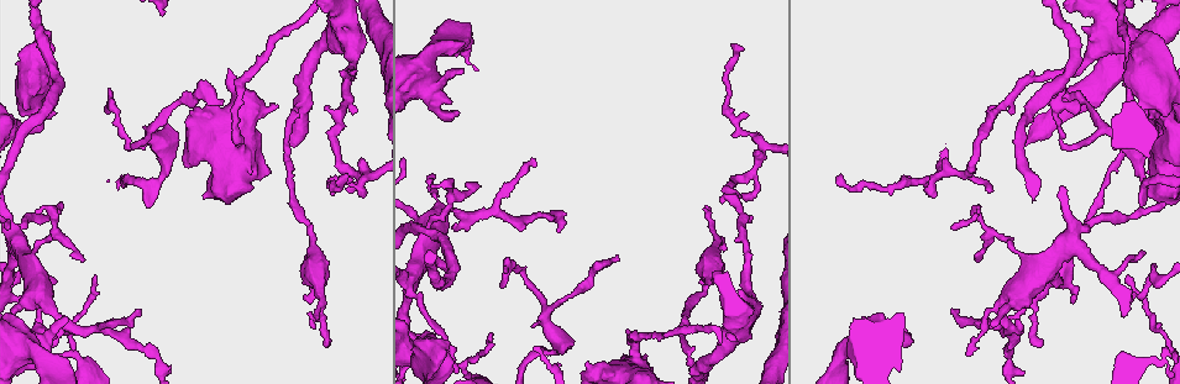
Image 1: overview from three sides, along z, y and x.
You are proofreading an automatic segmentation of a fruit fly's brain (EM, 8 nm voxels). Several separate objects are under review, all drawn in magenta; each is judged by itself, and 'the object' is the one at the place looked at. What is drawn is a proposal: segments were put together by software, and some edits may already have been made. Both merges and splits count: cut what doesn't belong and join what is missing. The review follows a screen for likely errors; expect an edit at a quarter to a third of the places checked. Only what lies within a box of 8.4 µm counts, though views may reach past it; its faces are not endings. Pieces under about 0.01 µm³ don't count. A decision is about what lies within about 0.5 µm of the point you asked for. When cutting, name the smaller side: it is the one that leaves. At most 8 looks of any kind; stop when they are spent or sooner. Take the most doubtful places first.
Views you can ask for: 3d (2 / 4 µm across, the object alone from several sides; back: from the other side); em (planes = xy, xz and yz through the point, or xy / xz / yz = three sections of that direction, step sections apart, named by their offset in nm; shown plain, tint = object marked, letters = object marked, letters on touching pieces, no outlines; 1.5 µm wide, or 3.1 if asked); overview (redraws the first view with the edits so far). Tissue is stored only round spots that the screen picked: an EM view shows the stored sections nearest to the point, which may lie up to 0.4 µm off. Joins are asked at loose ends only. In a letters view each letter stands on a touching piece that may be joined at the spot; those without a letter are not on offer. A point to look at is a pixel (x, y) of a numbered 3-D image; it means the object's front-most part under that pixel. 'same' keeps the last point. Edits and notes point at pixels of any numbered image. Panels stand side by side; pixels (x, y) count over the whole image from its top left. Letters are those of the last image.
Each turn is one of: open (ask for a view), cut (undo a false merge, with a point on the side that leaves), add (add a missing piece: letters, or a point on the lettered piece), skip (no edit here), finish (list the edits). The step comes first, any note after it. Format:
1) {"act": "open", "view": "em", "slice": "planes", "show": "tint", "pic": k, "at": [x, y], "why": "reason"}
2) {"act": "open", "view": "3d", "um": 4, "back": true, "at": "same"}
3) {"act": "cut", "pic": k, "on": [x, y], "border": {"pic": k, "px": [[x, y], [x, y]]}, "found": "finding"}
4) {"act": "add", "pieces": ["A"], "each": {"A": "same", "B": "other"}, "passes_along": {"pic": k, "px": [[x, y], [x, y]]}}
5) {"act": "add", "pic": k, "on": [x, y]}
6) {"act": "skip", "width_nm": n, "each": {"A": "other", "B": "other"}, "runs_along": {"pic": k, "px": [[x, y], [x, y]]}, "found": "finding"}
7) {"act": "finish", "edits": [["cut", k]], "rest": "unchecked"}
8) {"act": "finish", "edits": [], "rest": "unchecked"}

{"act": "open", "view": "em", "slice": "planes", "show": "letters", "pic": 1, "at": [1142, 204], "why": "an open end"}

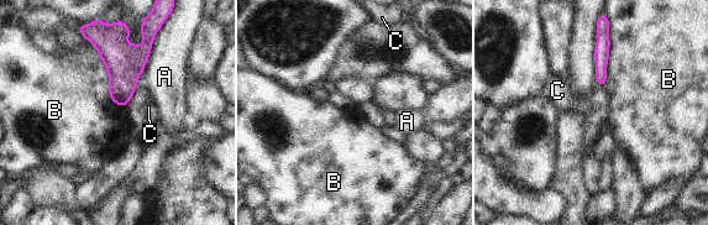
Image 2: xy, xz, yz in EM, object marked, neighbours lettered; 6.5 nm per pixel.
{"act": "skip", "each": {"A": "other", "B": "other", "C": "other"}, "border": {"pic": 2, "px": [[607, 16], [609, 57], [603, 85]]}, "found": "none of them fits"}

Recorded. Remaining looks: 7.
{"act": "open", "view": "3d", "um": 2, "pic": 1, "at": [1061, 283], "why": "stops while still wide"}

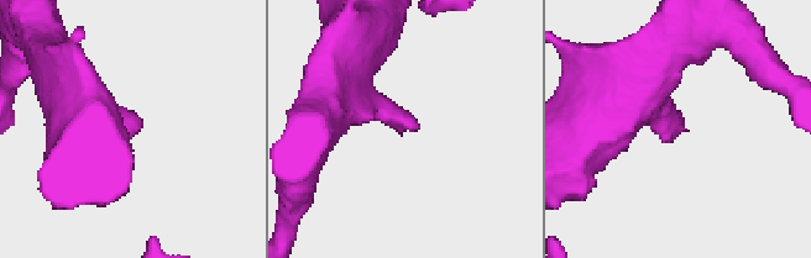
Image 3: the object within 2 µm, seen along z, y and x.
{"act": "open", "view": "em", "slice": "planes", "show": "plain", "pic": 3, "at": [682, 127]}

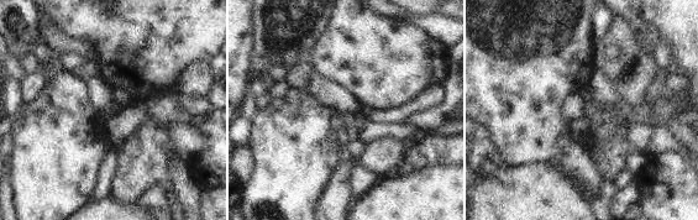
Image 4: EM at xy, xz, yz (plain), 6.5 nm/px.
{"act": "open", "view": "em", "slice": "planes", "show": "letters", "at": "same"}

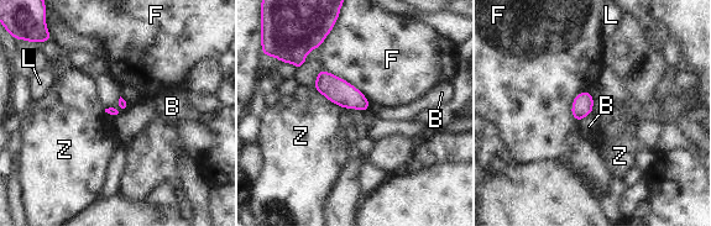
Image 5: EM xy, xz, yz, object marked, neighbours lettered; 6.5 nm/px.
{"act": "skip", "each": {"B": "other", "F": "other", "L": "other", "Z": "other"}, "border": {"pic": 5, "px": [[591, 112], [579, 121]]}, "found": "none of them fits"}

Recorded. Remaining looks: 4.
{"act": "open", "view": "em", "slice": "yz", "step": 8, "show": "letters", "pic": 1, "at": [26, 349], "why": "sudden change in width"}

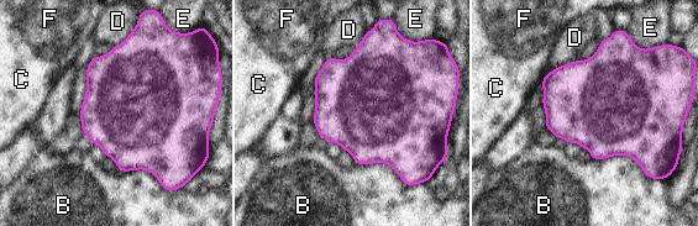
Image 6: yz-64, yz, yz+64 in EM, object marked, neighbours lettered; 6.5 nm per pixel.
{"act": "skip", "each": {"B": "other", "C": "other", "D": "other", "E": "other", "F": "other"}, "border": {"pic": 6, "px": [[577, 58], [554, 68], [549, 73]]}, "found": "one neuron here"}

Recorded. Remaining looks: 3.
{"act": "finish", "edits": [], "rest": "unchecked"}

